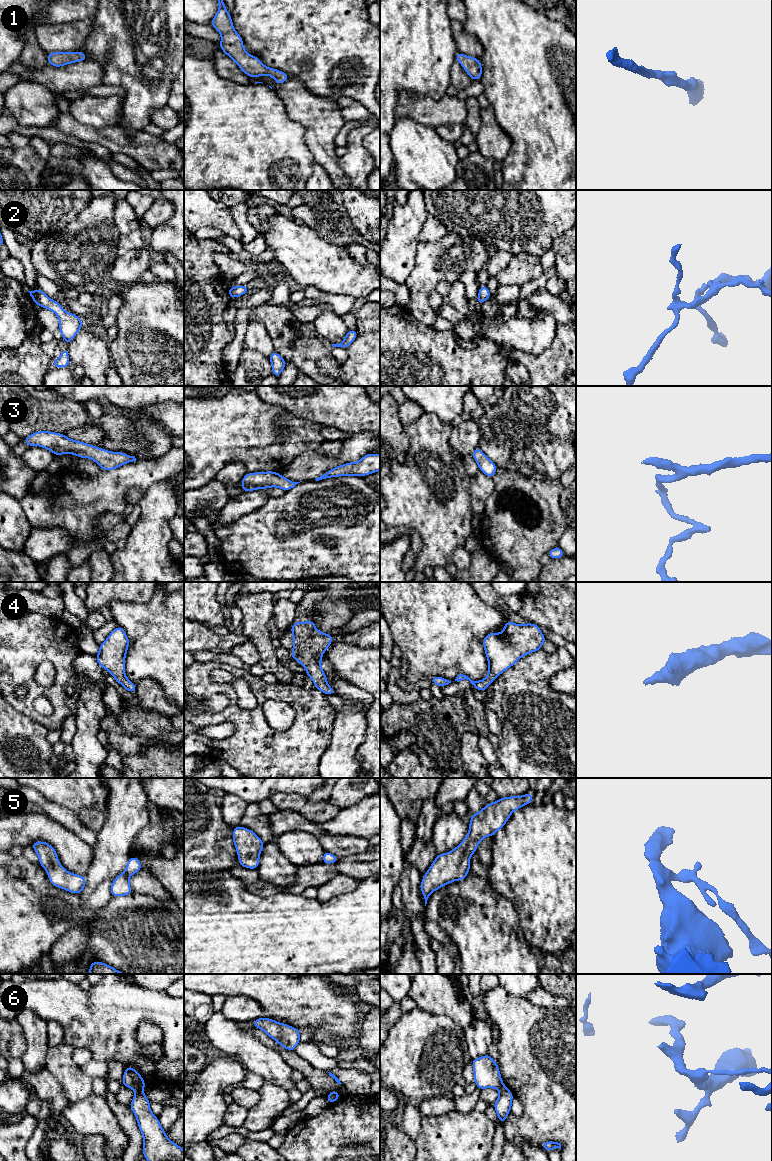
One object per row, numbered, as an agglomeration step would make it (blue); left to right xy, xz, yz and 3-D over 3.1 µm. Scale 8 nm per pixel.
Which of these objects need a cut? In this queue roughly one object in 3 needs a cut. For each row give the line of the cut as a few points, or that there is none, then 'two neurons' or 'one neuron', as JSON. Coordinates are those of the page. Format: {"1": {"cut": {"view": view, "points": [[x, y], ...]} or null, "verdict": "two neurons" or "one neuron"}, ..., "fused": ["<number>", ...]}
{"1": {"cut": null, "verdict": "one neuron"}, "2": {"cut": null, "verdict": "one neuron"}, "3": {"cut": null, "verdict": "one neuron"}, "4": {"cut": null, "verdict": "one neuron"}, "5": {"cut": null, "verdict": "one neuron"}, "6": {"cut": {"view": "xy", "points": [[142, 1088], [134, 1090]]}, "verdict": "two neurons"}, "fused": ["6"]}

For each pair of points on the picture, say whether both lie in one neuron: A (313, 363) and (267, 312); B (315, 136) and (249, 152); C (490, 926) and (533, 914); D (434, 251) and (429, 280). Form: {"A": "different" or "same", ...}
{"A": "same", "B": "different", "C": "different", "D": "same"}

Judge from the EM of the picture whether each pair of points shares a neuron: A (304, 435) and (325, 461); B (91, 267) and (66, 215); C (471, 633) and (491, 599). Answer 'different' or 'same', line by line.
A: different
B: different
C: different

